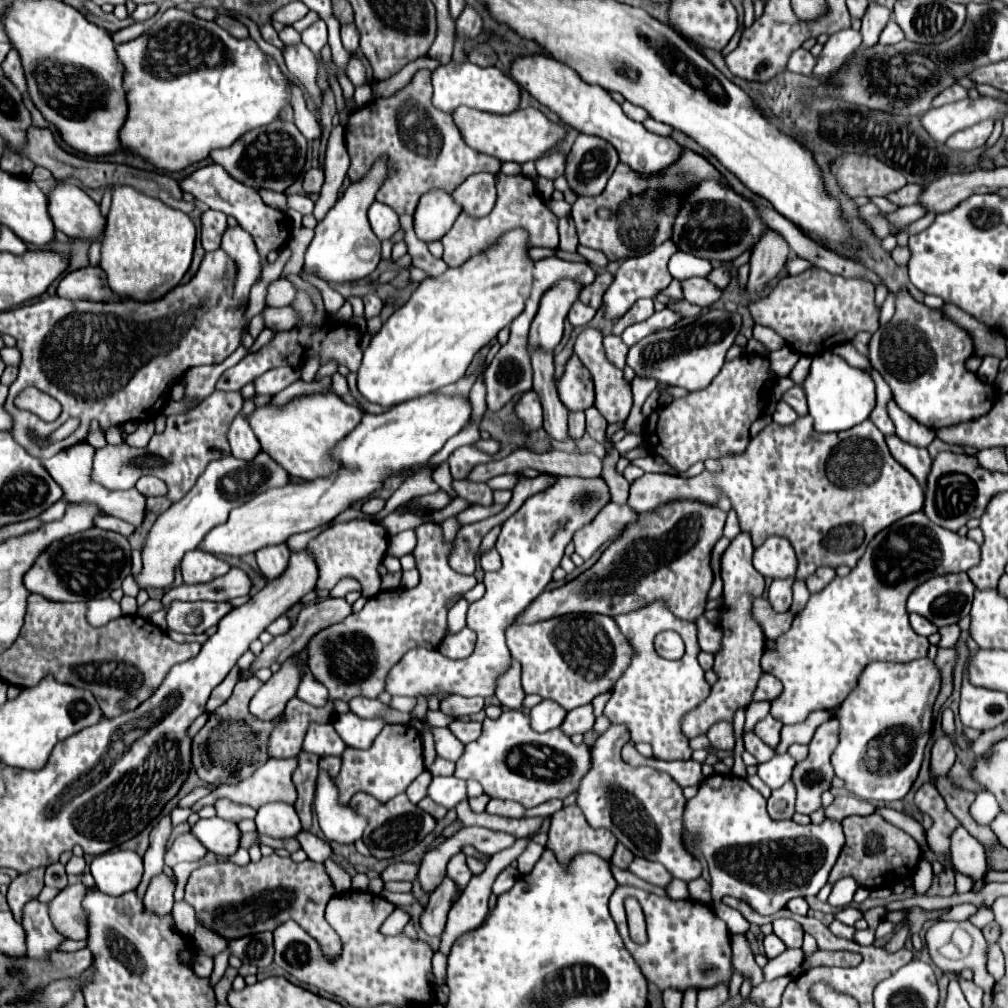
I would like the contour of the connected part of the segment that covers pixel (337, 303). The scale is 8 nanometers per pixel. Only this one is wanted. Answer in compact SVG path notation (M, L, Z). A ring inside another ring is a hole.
M303 278L303 280L311 282L313 286L317 286L317 288L321 290L323 300L325 300L325 308L327 308L327 312L329 312L329 314L335 314L335 312L345 304L345 298L343 298L339 292L335 292L333 288L329 288L329 284L319 282L317 278Z

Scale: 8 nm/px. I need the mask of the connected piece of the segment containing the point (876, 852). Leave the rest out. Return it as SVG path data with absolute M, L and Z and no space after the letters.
M879 814L847 816L843 820L843 830L847 842L837 858L837 864L833 866L833 872L829 874L829 884L835 884L837 880L851 876L857 882L857 886L873 890L883 886L887 878L891 878L893 884L897 884L903 878L907 880L913 878L917 864L921 860L921 848L907 832L895 828Z

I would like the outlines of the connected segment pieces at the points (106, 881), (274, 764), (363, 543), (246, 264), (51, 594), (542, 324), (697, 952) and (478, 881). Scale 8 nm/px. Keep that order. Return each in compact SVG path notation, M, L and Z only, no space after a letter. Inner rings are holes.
M133 850L105 852L93 858L91 874L95 878L95 886L101 892L109 896L121 896L139 886L143 858Z
M271 758L263 766L257 768L257 772L241 782L227 782L217 786L209 796L201 798L195 806L193 812L197 812L205 804L213 804L217 798L229 798L239 804L249 804L253 808L259 808L261 804L281 800L285 804L295 804L297 800L297 790L295 784L291 782L293 774L293 760L277 760Z
M349 520L349 522L335 524L329 530L321 532L315 540L311 540L307 550L313 552L319 564L317 588L331 590L341 578L353 576L359 580L365 598L371 598L373 594L379 592L381 578L377 574L377 566L381 564L387 550L387 532L379 524L371 520Z
M227 226L221 248L237 264L239 274L235 282L235 306L241 306L249 298L249 290L261 274L261 258L257 254L253 238L239 226Z
M89 528L81 534L53 542L37 558L33 568L25 574L25 586L29 588L29 592L37 592L55 602L81 602L81 600L89 602L95 598L107 598L113 590L121 588L121 582L129 574L131 574L131 546L127 538L117 532Z
M561 280L561 284L555 284L555 288L545 292L529 330L529 350L553 350L559 344L563 336L563 322L571 304L579 300L579 292L581 288L577 288L573 280Z
M617 886L617 890L609 900L609 910L625 942L625 948L635 958L643 976L647 976L647 980L655 984L659 990L669 990L669 988L679 992L685 992L687 988L705 990L705 988L715 988L719 984L731 982L733 966L731 966L729 930L725 922L717 918L709 906L693 900L661 898L633 886ZM629 896L637 898L645 914L649 942L643 946L635 944L627 932L627 916L625 916L623 902Z
M519 838L511 848L493 854L483 874L471 878L471 882L467 884L467 888L463 890L463 894L459 896L459 900L457 900L457 902L451 906L451 910L449 910L447 926L445 926L443 934L441 934L441 944L439 944L439 952L441 952L441 954L447 954L449 948L451 948L451 944L453 944L461 934L465 934L465 932L469 932L469 930L473 930L473 928L477 928L477 926L483 924L483 920L485 920L487 914L489 914L489 896L491 896L491 886L493 886L497 874L499 874L505 866L509 866L509 864L525 850L525 846L527 846L527 840L525 840L525 838Z

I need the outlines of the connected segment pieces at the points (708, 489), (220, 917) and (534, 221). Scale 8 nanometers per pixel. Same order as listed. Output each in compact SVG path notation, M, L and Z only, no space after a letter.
M809 416L797 418L789 426L777 426L775 422L771 422L755 438L751 438L743 454L721 458L721 466L721 474L711 474L705 470L695 478L643 474L631 484L627 506L635 512L647 512L665 504L667 500L679 498L693 498L705 504L717 504L717 496L721 490L729 496L733 510L737 512L741 530L751 534L755 548L759 548L769 536L783 536L791 542L799 558L799 568L795 574L797 580L807 580L819 566L855 568L867 544L875 538L877 532L923 508L923 488L919 486L915 476L909 474L909 470L905 470L891 456L885 444L885 436L881 434L881 430L875 428L871 420L865 420L859 426L835 434L815 432L813 420L809 420Z
M277 854L261 858L257 864L249 862L247 866L231 862L203 866L191 872L185 886L185 900L195 908L197 918L223 938L233 940L253 932L275 930L279 924L295 920L317 940L329 962L335 962L337 956L341 956L341 940L323 916L329 898L335 894L335 886L323 864L311 860L295 864L291 858L281 858Z
M497 174L497 202L495 202L493 210L483 218L471 218L467 214L459 214L453 228L441 240L445 246L443 260L449 268L459 266L465 260L469 260L471 256L485 252L489 246L493 246L497 242L497 238L501 234L505 234L507 230L513 230L513 228L525 228L529 232L531 246L557 248L559 246L557 222L559 222L559 218L545 206L545 202L541 200L541 196L537 192L537 186L531 178L527 178L523 174L517 174L517 176Z

